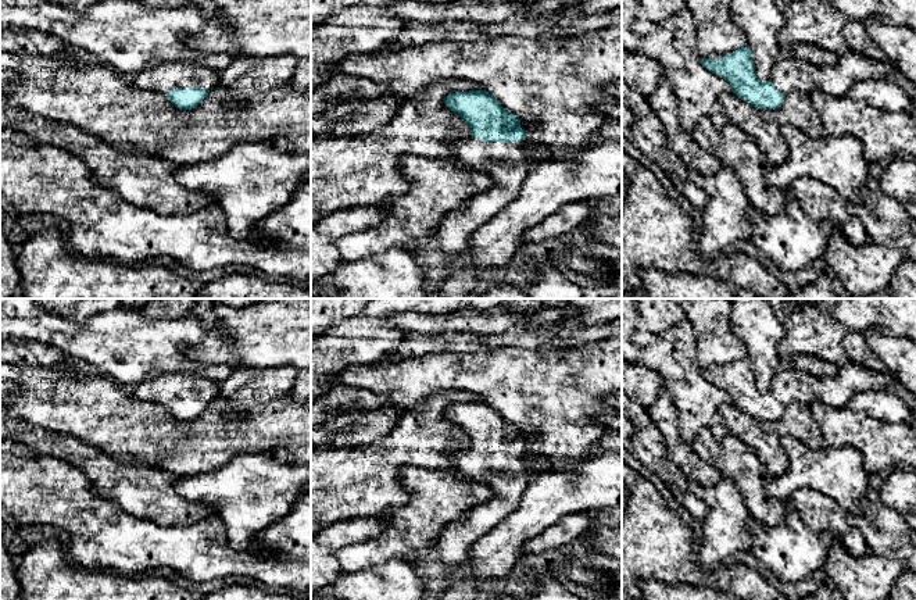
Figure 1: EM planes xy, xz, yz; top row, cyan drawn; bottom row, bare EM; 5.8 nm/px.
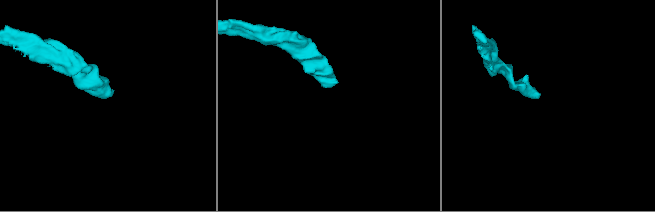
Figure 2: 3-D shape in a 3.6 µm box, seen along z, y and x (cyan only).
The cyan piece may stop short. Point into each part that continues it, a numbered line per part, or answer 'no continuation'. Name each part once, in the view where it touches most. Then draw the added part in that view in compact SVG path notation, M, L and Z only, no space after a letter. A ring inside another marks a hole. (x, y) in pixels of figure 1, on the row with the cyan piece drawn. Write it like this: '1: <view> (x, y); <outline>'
1: xz (504, 163); M472 136L452 140L451 149L459 162L487 174L494 182L489 190L469 197L459 208L446 214L436 229L447 274L440 281L441 299L465 299L479 281L468 251L470 238L518 197L533 164L525 158L523 140L482 142Z

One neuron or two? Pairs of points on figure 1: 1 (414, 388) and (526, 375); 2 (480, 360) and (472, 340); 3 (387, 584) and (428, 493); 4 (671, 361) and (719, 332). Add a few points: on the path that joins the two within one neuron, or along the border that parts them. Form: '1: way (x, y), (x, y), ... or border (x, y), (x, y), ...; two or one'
1: way (442, 375), (498, 375); one
2: border (508, 345), (444, 353); two
3: border (417, 563), (390, 560), (365, 568); two
4: border (686, 318), (693, 329), (696, 357), (702, 368); two

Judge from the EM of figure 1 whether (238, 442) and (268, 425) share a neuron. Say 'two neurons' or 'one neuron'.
one neuron

